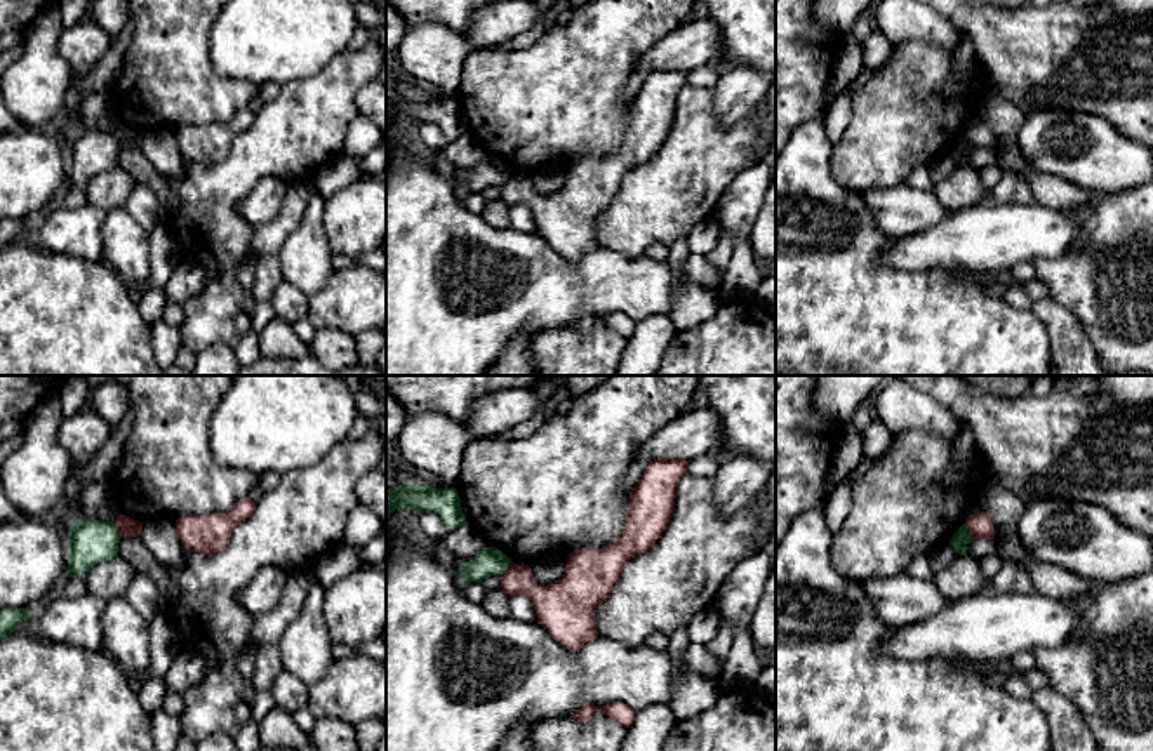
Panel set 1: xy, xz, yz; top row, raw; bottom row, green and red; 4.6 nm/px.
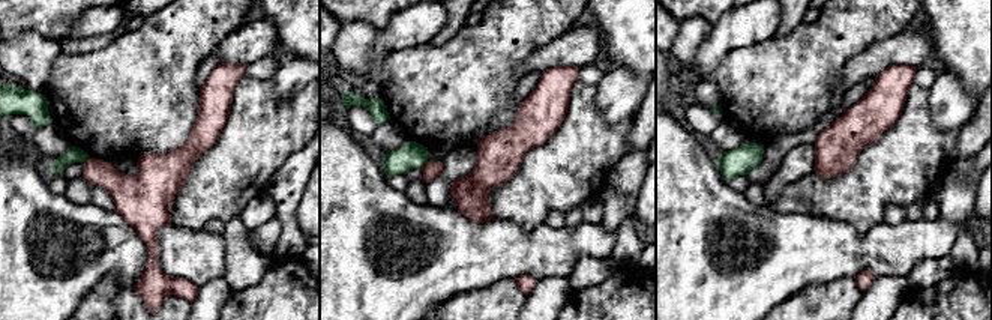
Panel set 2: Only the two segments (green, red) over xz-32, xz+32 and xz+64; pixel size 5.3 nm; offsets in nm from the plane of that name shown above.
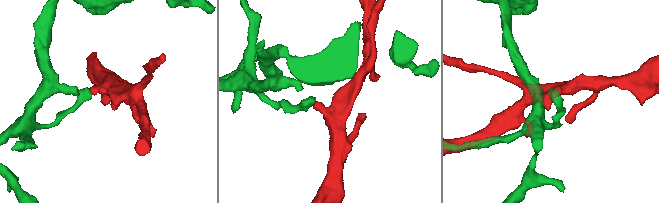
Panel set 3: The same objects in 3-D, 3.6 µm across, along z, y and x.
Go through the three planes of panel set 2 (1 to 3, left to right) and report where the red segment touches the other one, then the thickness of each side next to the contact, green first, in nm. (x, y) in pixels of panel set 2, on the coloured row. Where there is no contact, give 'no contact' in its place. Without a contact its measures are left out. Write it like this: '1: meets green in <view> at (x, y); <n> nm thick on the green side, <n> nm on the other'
1: meets green in xz-32 at (86, 158); 90 nm thick on the green side, 150 nm on the other
2: meets green in xz+32 at (425, 163); 140 nm thick on the green side, 100 nm on the other
3: no contact

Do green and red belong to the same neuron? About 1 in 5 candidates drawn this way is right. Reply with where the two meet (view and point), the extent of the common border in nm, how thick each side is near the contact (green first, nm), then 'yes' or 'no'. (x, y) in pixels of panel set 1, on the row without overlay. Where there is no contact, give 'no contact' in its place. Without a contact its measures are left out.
xy (117, 139) | 80 nm | 220/90 nm | no

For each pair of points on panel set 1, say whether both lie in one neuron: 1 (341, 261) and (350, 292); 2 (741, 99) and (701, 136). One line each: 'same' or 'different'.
1: different
2: different

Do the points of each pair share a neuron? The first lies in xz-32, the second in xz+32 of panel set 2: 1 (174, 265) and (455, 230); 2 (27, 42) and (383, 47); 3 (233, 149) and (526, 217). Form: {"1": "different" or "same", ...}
{"1": "same", "2": "different", "3": "same"}

